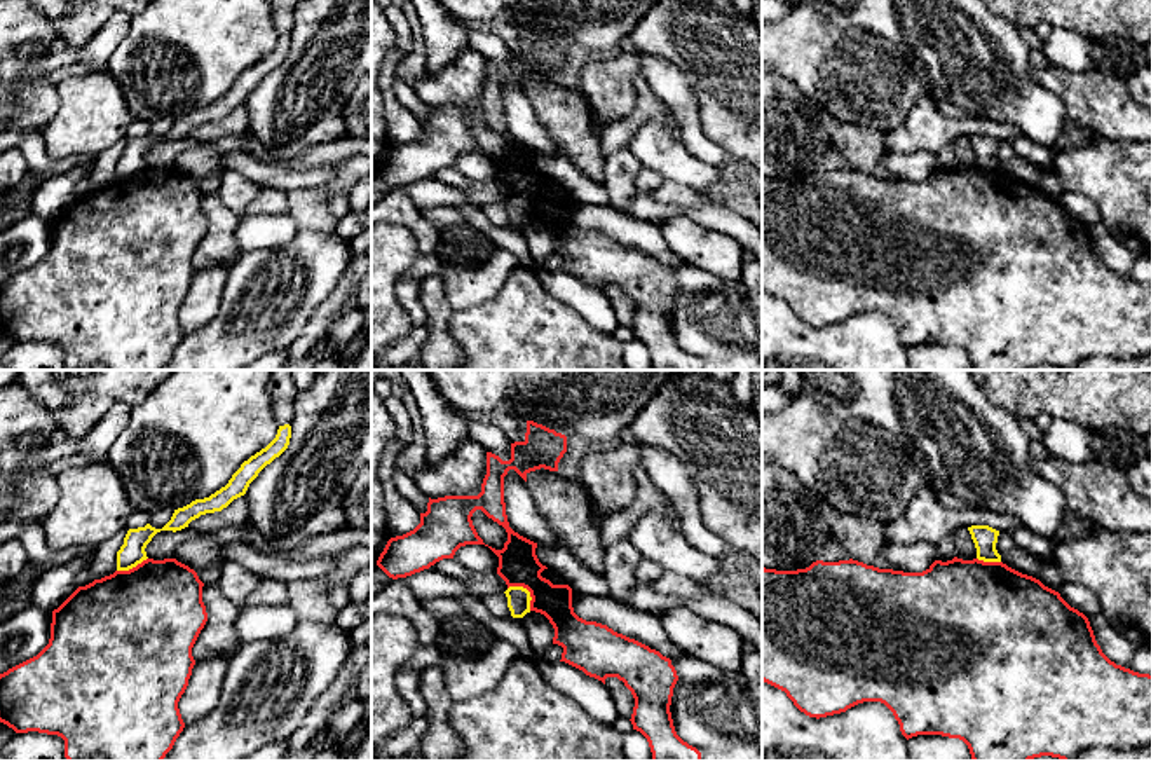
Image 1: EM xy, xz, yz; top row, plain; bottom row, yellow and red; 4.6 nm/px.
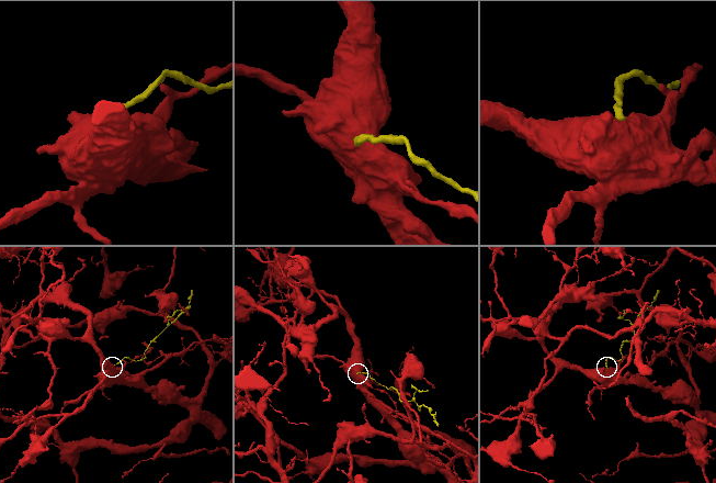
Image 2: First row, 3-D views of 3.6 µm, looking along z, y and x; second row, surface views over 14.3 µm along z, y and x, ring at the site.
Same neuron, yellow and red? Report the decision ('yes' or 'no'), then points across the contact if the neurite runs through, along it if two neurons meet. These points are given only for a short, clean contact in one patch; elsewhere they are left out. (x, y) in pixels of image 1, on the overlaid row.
no; border along xz (510, 585), (520, 585), (529, 592), (531, 610)

